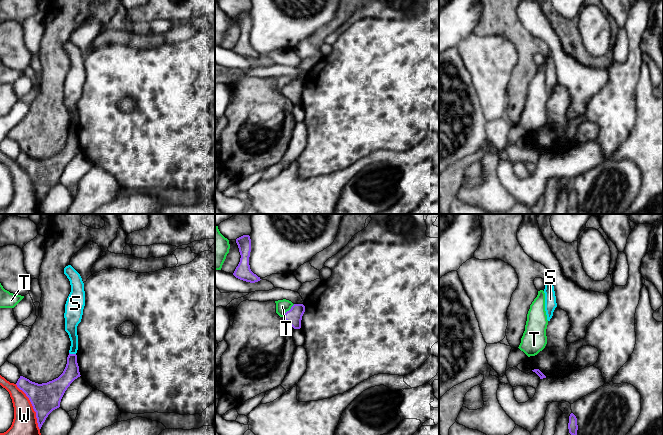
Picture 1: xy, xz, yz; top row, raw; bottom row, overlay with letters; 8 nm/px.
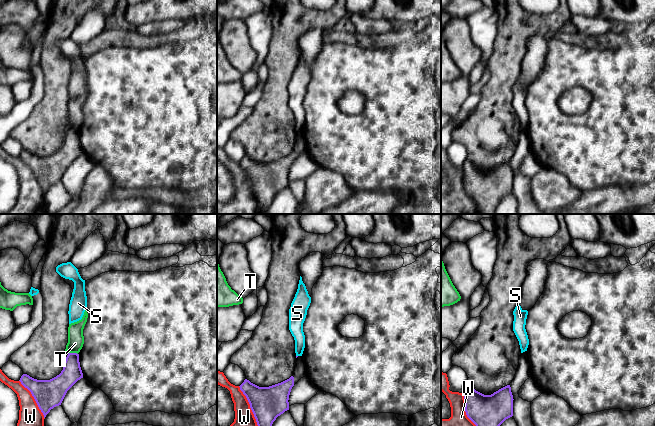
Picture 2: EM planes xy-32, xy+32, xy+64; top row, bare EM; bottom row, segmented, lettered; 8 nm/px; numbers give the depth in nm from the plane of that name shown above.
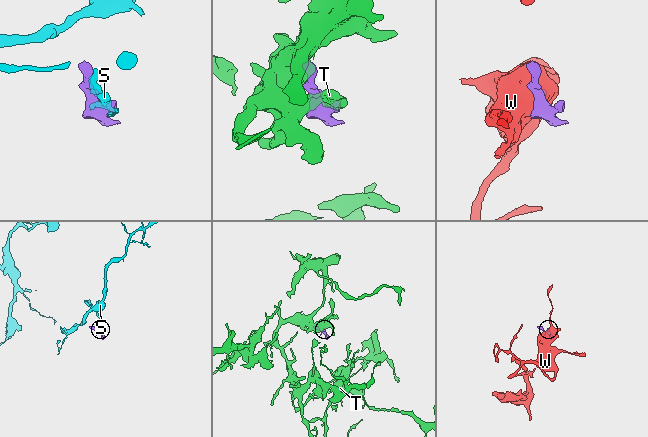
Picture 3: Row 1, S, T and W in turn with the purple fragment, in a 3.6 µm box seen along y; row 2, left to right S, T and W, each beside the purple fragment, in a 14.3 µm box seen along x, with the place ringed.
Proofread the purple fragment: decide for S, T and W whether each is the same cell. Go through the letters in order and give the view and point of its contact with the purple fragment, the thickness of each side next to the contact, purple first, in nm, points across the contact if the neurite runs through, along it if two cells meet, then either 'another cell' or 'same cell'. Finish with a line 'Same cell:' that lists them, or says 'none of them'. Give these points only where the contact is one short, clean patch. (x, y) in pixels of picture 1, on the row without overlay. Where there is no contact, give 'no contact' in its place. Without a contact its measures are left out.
S: xy (72, 130) | 130/110 nm | along xy (69, 128), (75, 130) | another cell
T: xz (289, 86) | 130/110 nm | another cell
W: xy (33, 183) | 240/260 nm | another cell
Same cell: none of them

